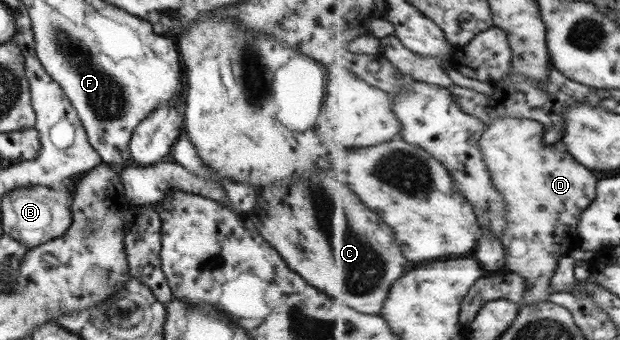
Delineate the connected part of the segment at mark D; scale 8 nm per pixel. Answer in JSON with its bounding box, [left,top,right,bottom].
[480,116,598,305]

